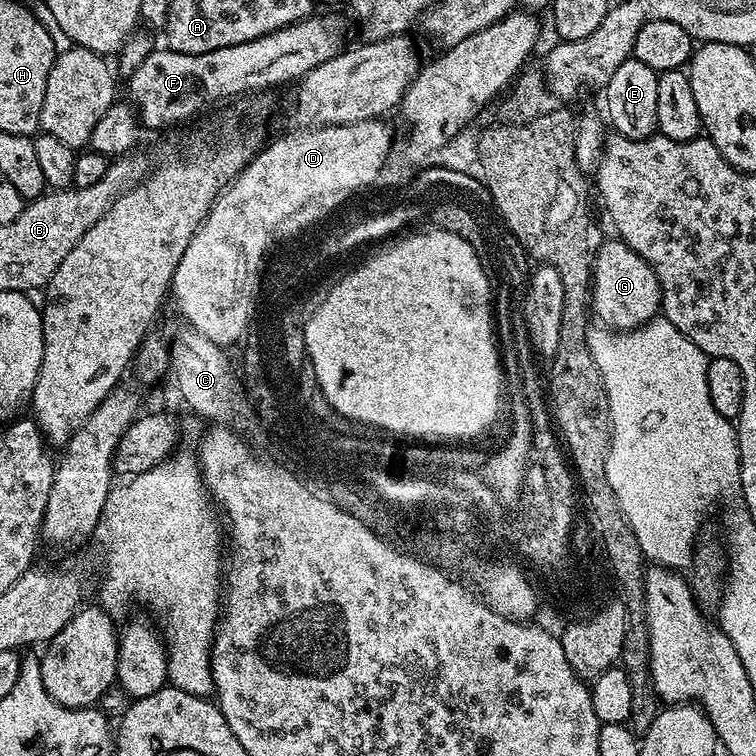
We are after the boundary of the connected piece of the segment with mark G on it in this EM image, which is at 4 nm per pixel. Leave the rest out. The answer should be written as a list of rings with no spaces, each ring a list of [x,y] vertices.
[[[611,238],[597,247],[592,262],[590,308],[601,325],[613,330],[631,330],[648,323],[661,311],[660,283],[654,270],[630,246]]]

